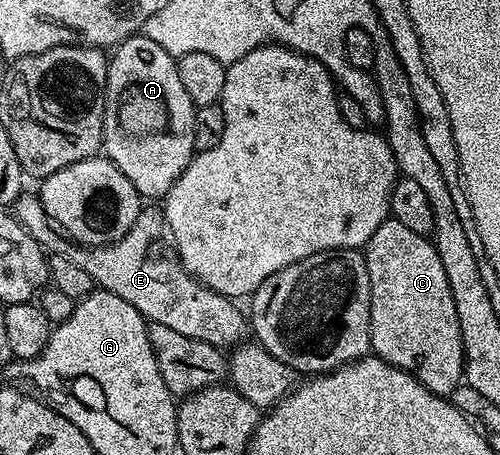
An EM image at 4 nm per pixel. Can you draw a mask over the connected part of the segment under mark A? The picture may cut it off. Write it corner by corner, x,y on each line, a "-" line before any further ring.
142,32
126,38
114,47
107,63
107,99
103,113
102,149
113,165
123,173
144,198
162,200
169,188
185,172
193,155
193,116
195,106
189,100
189,92
181,85
179,63
176,55
165,52
161,44
153,44

